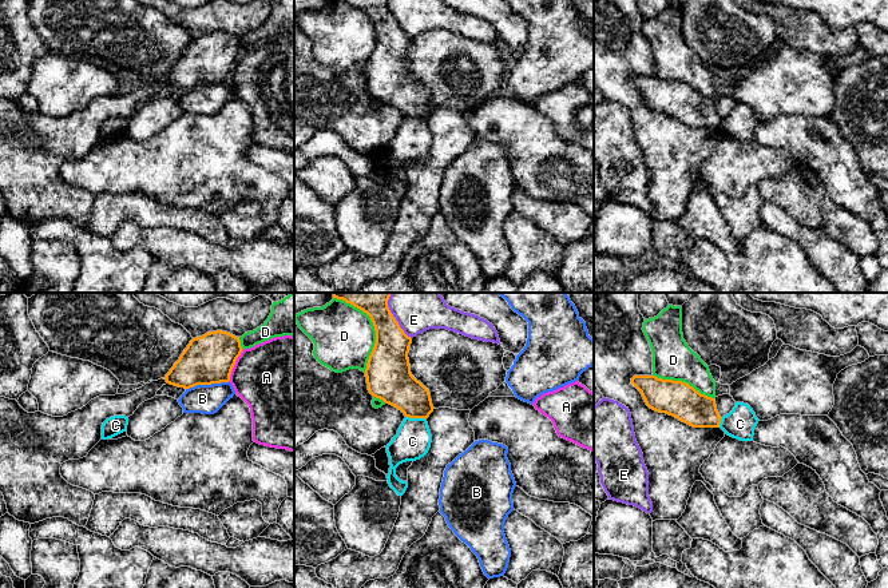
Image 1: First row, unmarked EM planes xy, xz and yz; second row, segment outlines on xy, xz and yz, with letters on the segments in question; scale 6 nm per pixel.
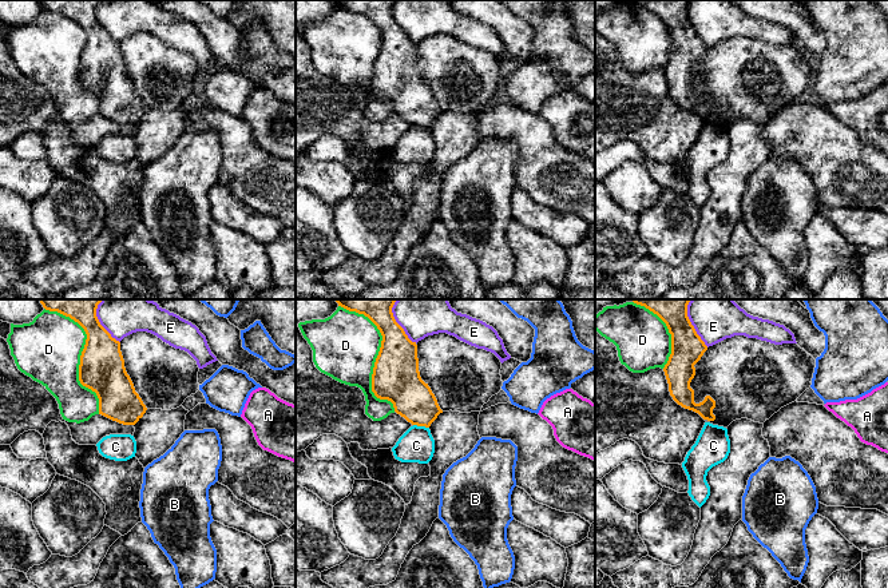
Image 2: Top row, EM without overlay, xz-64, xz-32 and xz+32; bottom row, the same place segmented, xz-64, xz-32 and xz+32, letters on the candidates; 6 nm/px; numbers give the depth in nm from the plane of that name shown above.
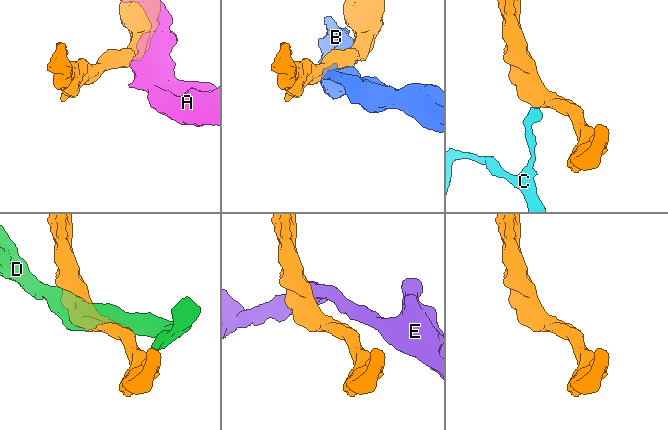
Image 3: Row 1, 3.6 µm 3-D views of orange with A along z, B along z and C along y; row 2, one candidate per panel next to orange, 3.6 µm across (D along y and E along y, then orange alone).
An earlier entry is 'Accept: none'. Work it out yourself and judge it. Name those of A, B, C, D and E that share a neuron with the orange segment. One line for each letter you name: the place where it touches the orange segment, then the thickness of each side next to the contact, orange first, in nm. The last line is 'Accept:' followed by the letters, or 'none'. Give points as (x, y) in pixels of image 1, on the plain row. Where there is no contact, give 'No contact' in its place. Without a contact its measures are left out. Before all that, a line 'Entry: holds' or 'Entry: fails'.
Entry: holds
Accept: none

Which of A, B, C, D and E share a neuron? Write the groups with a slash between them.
A / B / C / D / E

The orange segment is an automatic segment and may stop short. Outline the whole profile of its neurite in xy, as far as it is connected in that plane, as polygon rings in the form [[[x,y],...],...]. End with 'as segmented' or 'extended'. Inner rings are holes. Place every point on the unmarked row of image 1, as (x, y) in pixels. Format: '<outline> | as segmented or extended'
[[[222,31],[206,33],[190,41],[164,80],[185,90],[229,83],[242,51],[239,37]]] | as segmented

